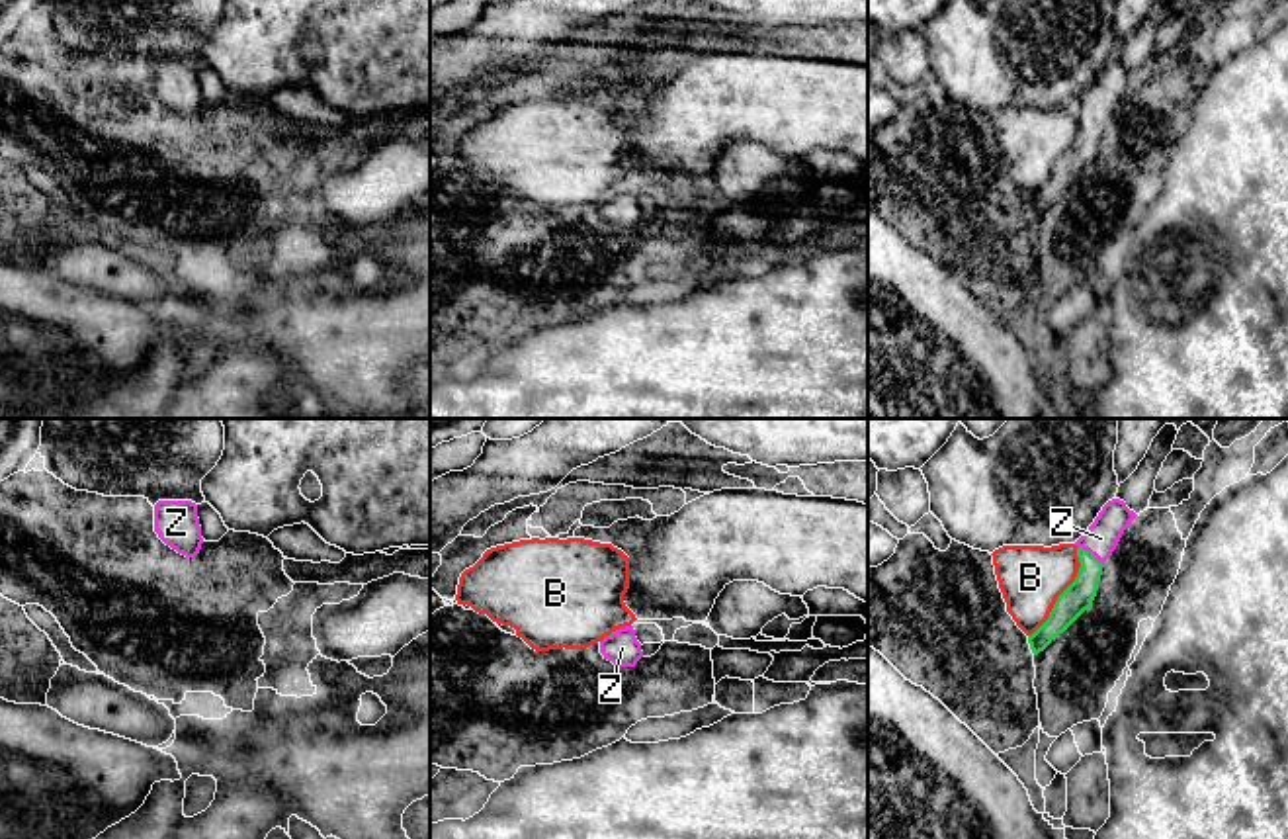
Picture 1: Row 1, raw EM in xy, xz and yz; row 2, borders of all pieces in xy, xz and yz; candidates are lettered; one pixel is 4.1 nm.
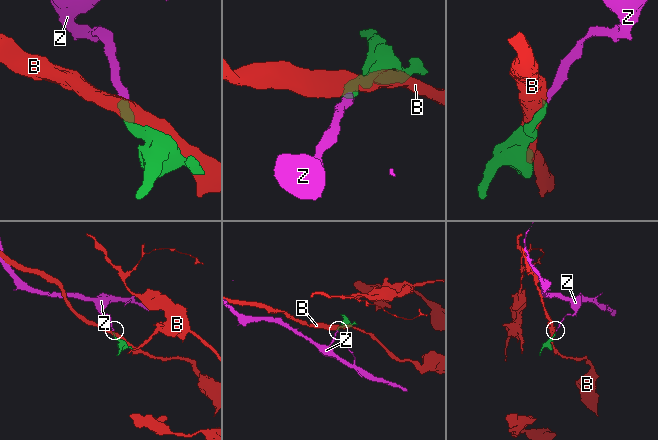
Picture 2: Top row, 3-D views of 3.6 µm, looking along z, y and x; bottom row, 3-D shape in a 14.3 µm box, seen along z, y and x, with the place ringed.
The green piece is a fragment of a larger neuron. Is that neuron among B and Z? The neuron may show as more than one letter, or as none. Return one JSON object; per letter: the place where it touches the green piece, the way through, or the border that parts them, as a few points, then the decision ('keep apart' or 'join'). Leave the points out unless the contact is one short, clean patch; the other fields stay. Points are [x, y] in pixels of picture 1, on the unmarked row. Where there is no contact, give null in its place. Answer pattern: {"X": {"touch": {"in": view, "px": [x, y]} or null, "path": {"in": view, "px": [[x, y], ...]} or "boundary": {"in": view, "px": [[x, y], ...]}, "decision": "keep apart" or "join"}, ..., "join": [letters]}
{"B": {"touch": {"in": "yz", "px": [1062, 155]}, "decision": "keep apart"}, "Z": {"touch": {"in": "yz", "px": [1087, 114]}, "path": {"in": "yz", "px": [[1077, 159], [1087, 143], [1087, 114], [1101, 100]]}, "decision": "join"}, "join": ["Z"]}

